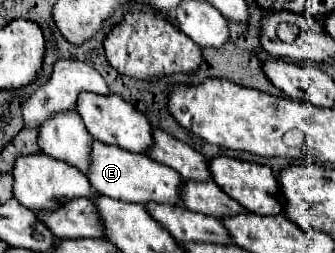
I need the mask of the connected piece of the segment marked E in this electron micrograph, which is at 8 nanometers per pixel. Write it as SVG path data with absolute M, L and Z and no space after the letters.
M93 140L91 144L91 164L89 164L87 178L95 192L115 200L141 202L141 204L147 204L147 202L179 204L181 176L175 170L151 160L147 154L127 152L123 148L115 148L99 140Z

